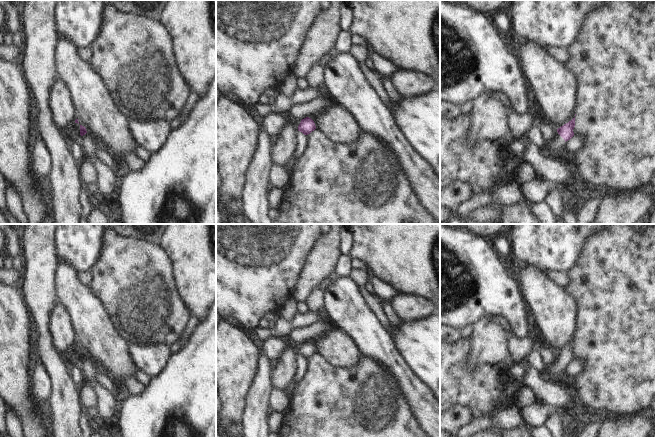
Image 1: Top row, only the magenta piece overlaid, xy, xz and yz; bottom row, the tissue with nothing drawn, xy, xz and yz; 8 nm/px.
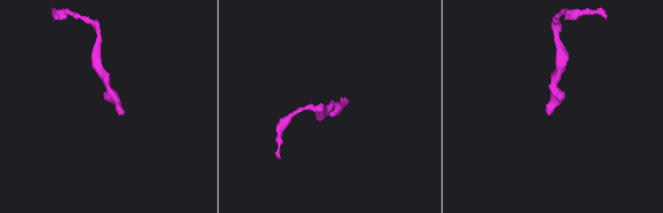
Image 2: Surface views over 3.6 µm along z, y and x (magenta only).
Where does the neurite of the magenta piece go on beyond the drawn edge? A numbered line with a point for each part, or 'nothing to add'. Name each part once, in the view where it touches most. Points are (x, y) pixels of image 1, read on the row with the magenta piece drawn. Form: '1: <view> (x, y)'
1: yz (554, 149)

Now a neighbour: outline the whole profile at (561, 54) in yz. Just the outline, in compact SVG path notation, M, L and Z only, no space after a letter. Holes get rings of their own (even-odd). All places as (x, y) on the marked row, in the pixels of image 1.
M546 46L546 51L553 58L564 64L570 58L567 48L556 48L553 46Z

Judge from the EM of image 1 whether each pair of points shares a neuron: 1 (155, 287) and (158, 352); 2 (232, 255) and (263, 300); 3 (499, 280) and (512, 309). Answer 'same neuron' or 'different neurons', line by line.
1: different neurons
2: same neuron
3: same neuron

